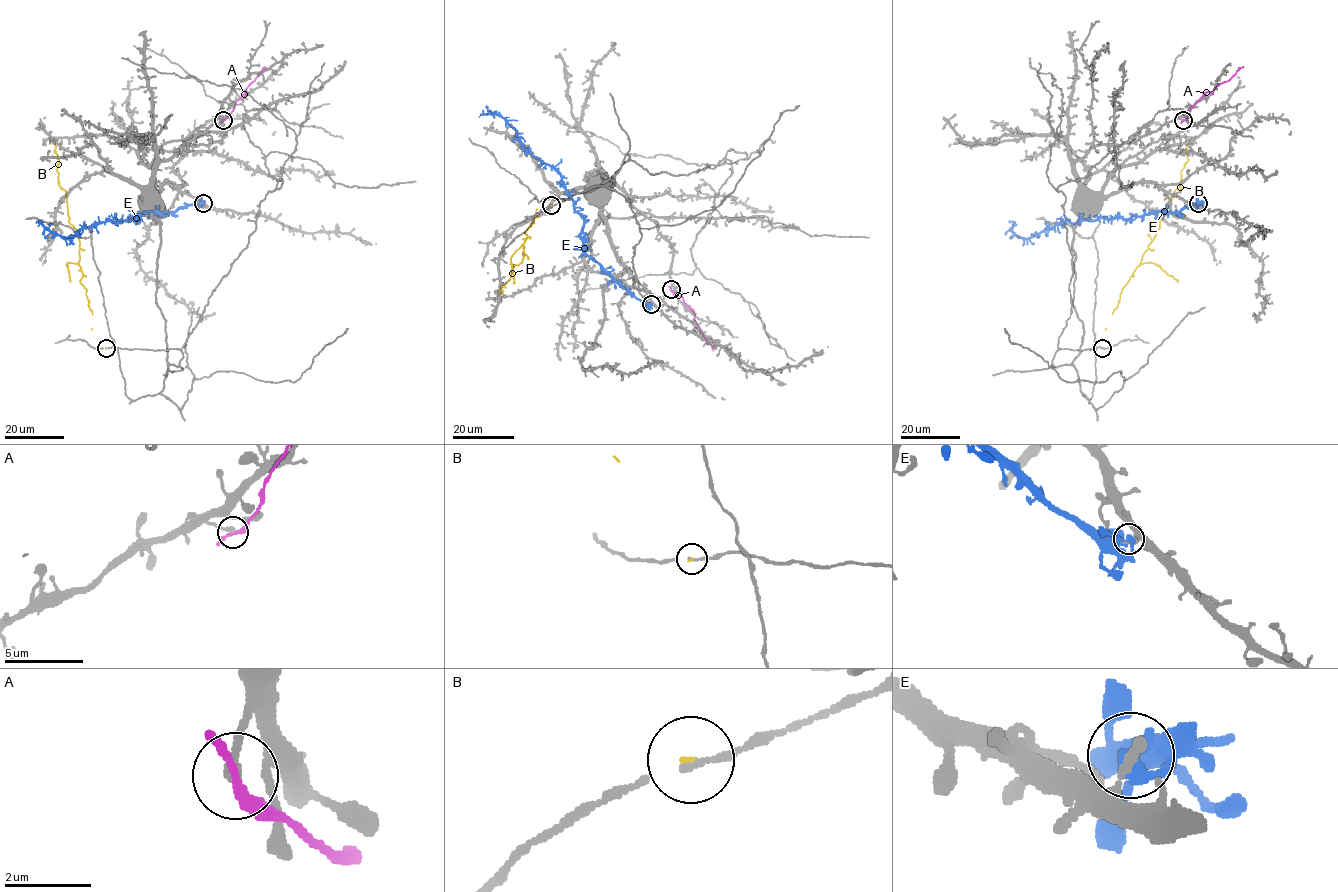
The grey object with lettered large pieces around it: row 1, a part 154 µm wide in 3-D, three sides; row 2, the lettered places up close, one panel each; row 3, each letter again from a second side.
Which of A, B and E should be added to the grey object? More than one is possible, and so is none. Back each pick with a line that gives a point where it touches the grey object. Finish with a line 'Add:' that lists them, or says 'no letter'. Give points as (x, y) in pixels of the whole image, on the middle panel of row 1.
Add: no letter

